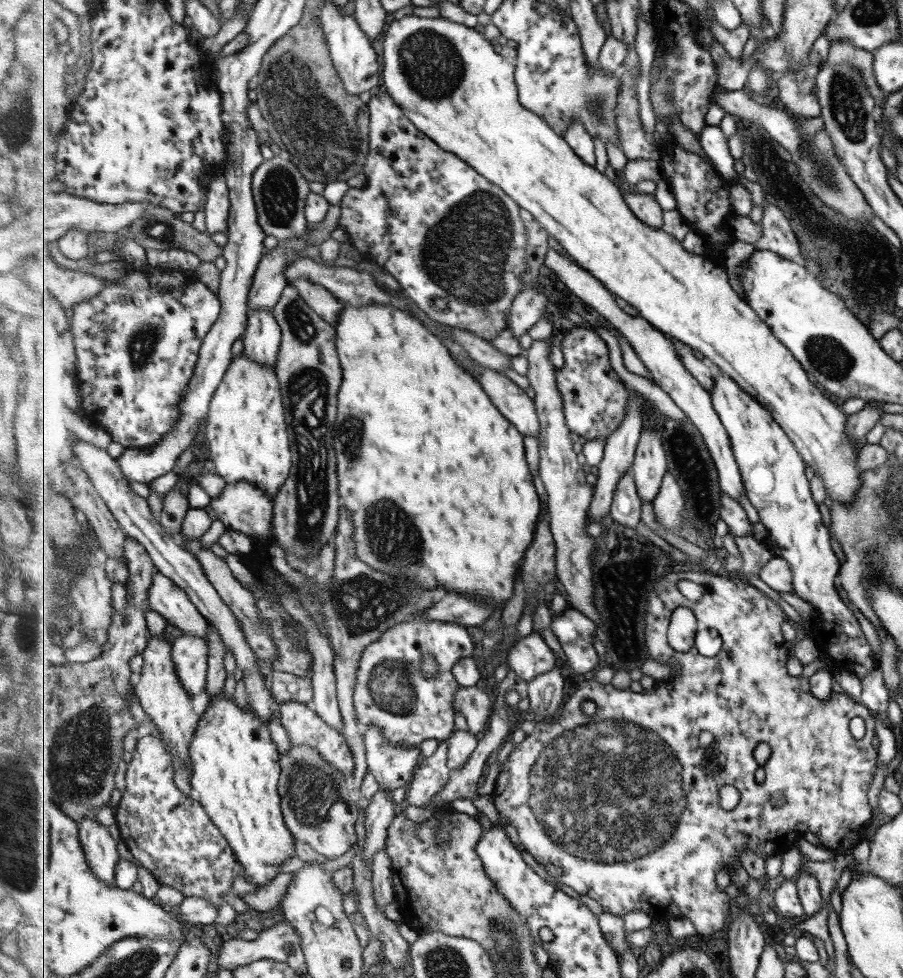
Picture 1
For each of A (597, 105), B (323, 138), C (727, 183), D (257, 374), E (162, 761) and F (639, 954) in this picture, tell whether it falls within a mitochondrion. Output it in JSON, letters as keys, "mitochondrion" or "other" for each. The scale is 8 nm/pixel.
{"A":"mitochondrion","B":"mitochondrion","C":"other","D":"other","E":"other","F":"other"}

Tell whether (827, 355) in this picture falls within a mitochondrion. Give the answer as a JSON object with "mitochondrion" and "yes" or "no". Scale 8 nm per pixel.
{"mitochondrion":"yes"}

